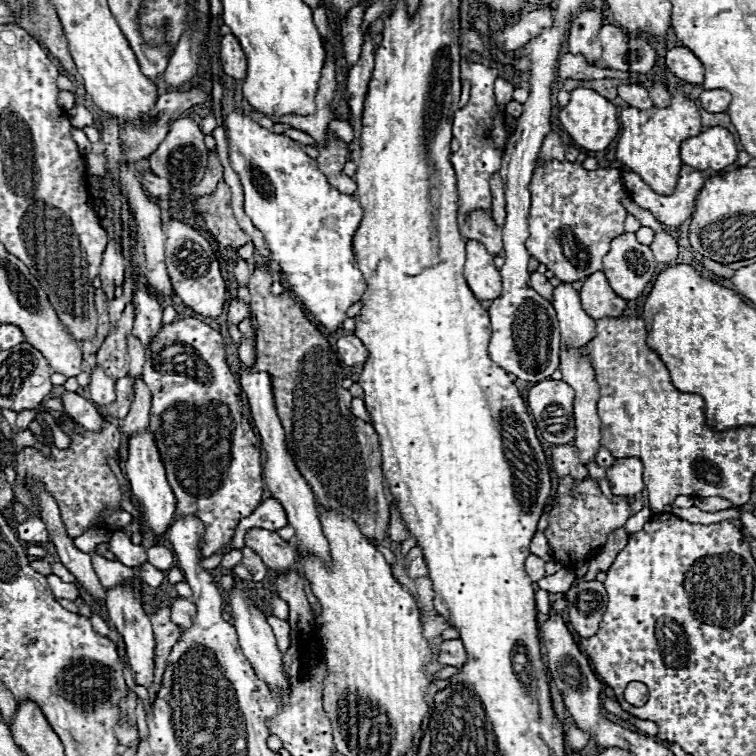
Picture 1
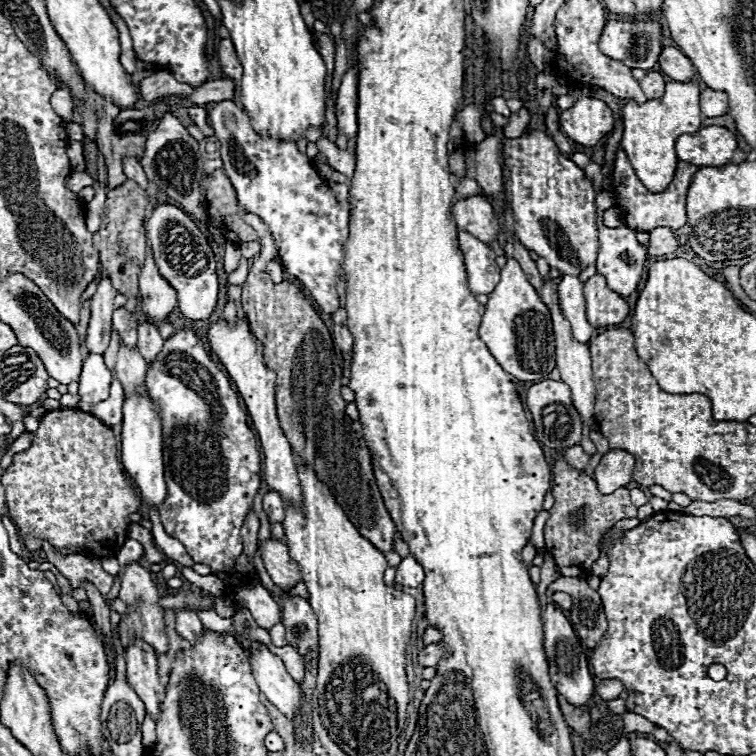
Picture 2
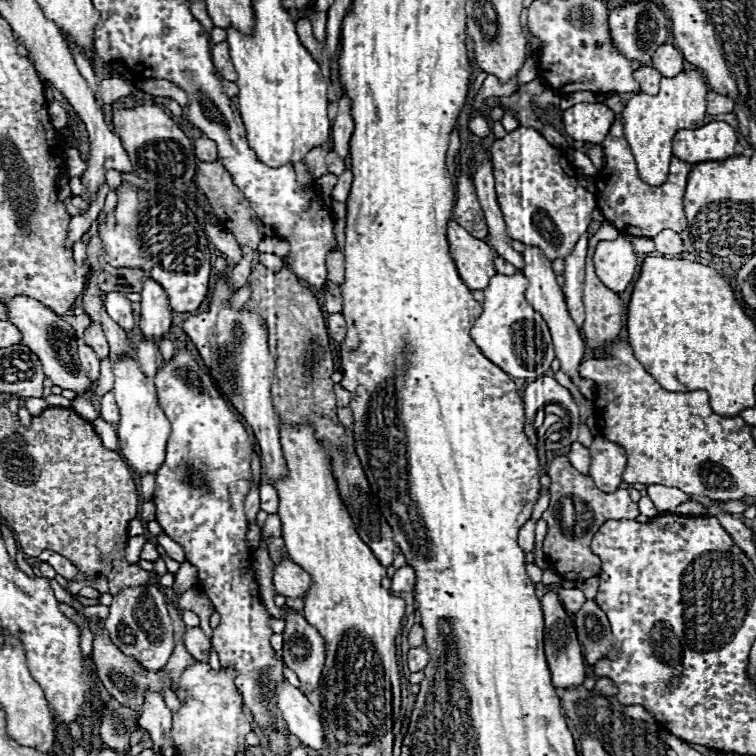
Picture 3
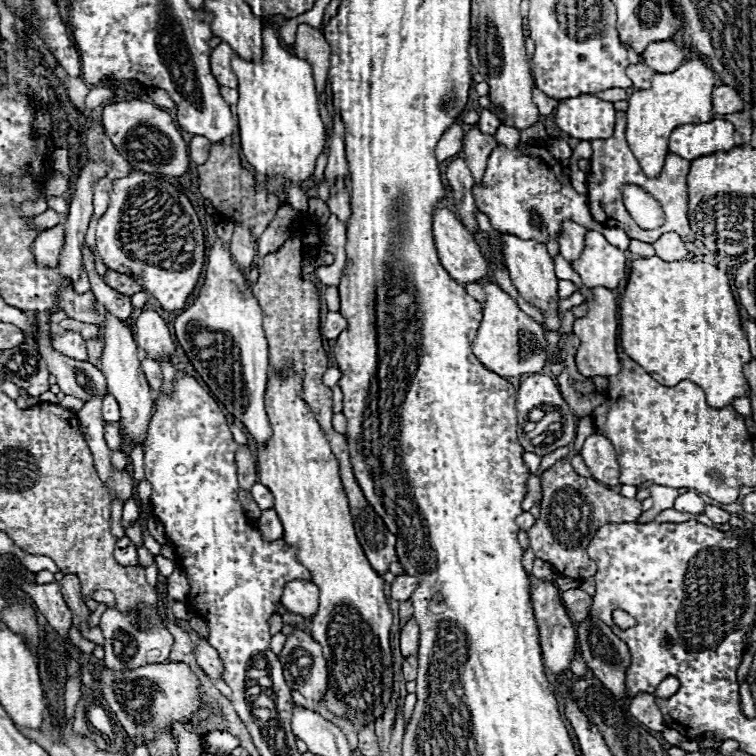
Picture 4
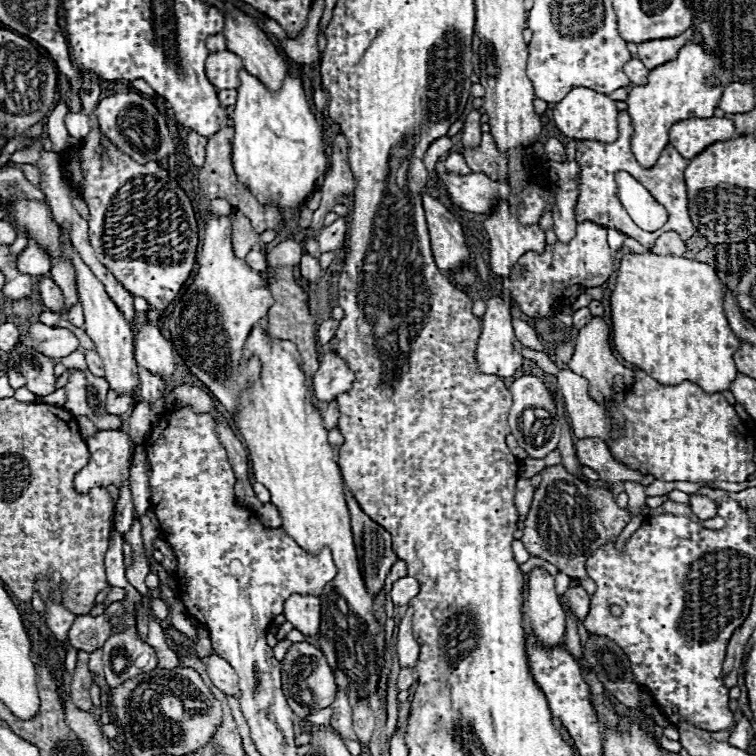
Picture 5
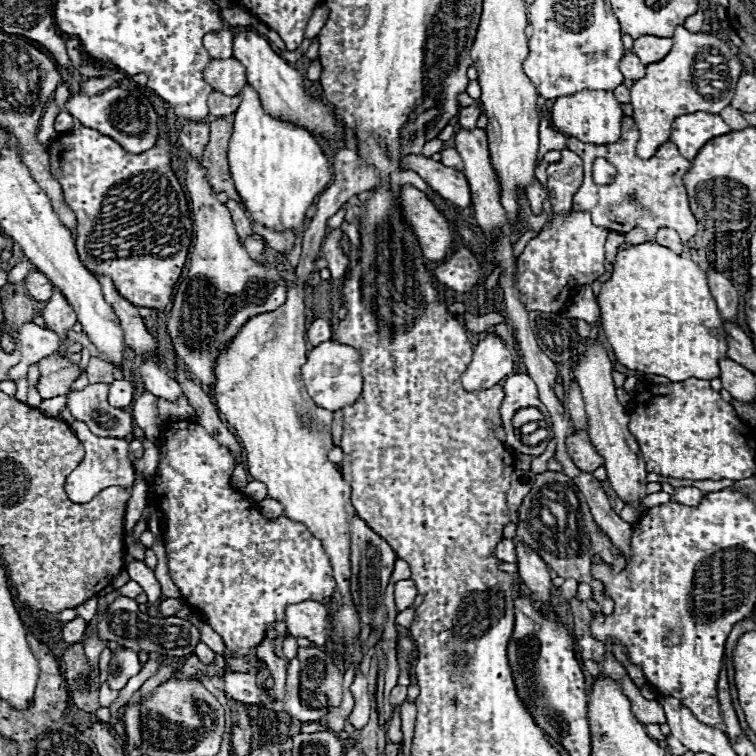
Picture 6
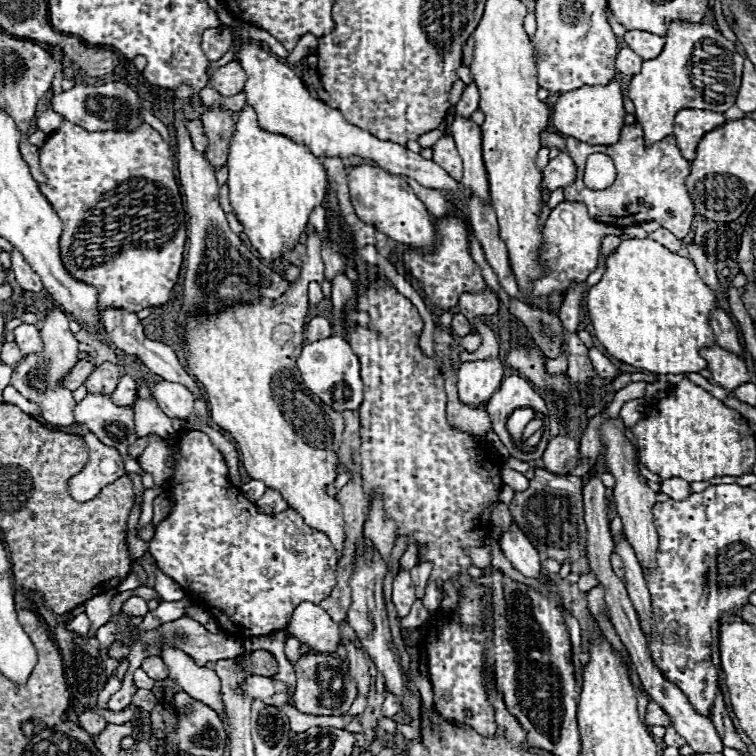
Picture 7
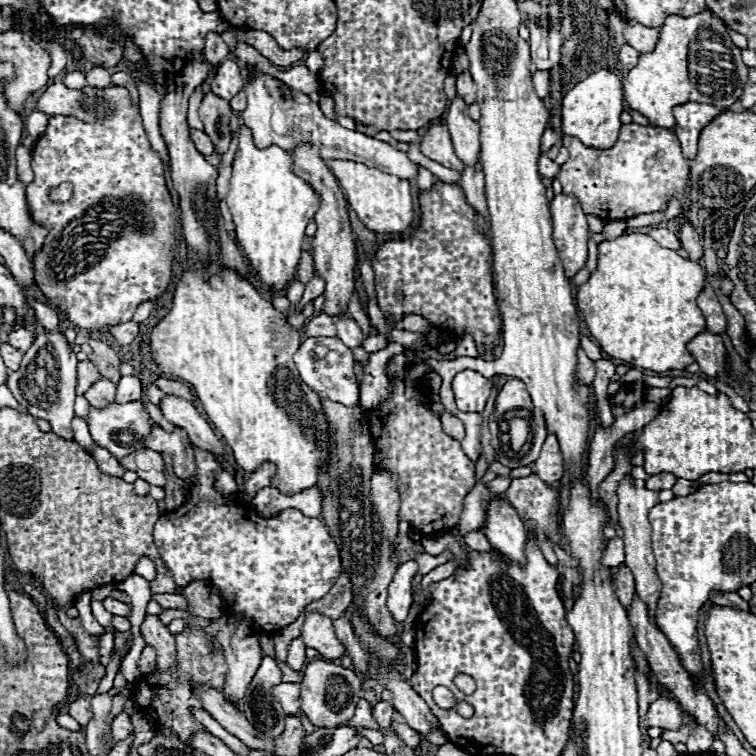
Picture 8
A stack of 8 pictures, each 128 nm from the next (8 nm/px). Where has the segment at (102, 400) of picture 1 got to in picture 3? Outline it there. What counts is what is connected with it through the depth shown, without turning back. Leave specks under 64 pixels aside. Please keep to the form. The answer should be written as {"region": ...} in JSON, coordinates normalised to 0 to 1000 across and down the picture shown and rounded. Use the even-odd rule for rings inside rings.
{"region":[[[103,450],[103,474],[106,474],[108,487],[119,495],[119,500],[130,503],[130,497],[132,497],[132,476],[124,468],[124,463],[119,458],[114,458],[108,450]],[[111,526],[101,529],[101,532],[95,534],[95,542],[103,545],[111,556],[127,556],[127,553],[130,553],[130,545],[124,542],[124,537],[122,537],[116,529],[111,529]]]}

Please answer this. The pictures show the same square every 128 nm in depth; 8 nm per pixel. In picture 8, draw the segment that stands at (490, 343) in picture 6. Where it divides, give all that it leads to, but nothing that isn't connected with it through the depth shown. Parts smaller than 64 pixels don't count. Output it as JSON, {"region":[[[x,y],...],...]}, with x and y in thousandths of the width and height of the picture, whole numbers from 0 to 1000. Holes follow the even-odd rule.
{"region":[[[611,489],[598,503],[603,537],[611,545],[638,545],[648,524],[643,500],[627,489]]]}

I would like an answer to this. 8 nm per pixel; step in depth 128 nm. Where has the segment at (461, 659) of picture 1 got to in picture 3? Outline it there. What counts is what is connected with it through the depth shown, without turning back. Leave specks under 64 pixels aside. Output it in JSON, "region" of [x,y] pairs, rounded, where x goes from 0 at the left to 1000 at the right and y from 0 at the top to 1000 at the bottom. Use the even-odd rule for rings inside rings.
{"region":[[[556,854],[556,857],[542,857],[542,862],[540,862],[540,884],[542,884],[542,889],[558,886],[558,884],[563,881],[566,870],[569,870],[569,868],[566,868],[566,862],[563,862],[561,854]]]}

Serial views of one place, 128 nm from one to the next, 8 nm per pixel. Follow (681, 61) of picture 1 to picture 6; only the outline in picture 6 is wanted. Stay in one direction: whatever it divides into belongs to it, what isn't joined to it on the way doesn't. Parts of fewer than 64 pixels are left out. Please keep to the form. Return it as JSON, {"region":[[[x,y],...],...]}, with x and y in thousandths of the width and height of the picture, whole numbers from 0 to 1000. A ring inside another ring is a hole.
{"region":[[[923,13],[921,19],[910,22],[903,34],[913,42],[926,42],[931,30],[931,17]],[[847,48],[839,53],[836,69],[841,69],[841,74],[852,82],[852,85],[862,85],[868,79],[876,79],[889,63],[889,53],[886,50],[870,50],[870,48]]]}

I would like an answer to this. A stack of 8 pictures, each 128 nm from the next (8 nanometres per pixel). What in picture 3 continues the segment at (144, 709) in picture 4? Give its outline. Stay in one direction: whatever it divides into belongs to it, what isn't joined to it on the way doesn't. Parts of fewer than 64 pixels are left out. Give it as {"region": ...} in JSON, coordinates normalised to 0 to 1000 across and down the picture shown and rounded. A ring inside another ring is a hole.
{"region":[[[130,820],[130,839],[124,841],[124,862],[122,862],[122,873],[127,878],[127,889],[130,889],[130,897],[135,899],[138,910],[146,915],[146,921],[151,926],[156,926],[159,931],[164,931],[167,937],[175,937],[180,939],[183,944],[188,944],[188,934],[190,934],[190,915],[193,913],[201,913],[201,915],[212,915],[217,918],[220,910],[228,910],[228,899],[222,894],[220,886],[212,886],[212,889],[196,889],[185,876],[180,876],[177,870],[161,865],[140,841],[138,831],[135,831],[135,820]]]}

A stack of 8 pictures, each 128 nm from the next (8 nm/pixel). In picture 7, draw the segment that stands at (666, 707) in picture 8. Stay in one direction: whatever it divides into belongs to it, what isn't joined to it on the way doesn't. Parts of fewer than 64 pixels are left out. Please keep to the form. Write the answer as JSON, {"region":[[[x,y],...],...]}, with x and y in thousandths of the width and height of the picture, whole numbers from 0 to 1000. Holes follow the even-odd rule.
{"region":[[[860,929],[857,937],[860,937],[857,947],[865,947],[865,950],[854,950],[854,958],[857,958],[857,960],[886,960],[886,958],[889,958],[886,947],[884,947],[868,929]],[[862,937],[865,937],[865,942],[862,942]]]}

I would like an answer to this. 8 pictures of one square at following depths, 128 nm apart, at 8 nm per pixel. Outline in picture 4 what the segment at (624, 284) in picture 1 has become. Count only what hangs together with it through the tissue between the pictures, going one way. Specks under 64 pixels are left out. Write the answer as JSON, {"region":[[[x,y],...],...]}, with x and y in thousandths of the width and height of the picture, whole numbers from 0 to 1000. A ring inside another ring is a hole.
{"region":[[[778,304],[772,315],[772,331],[767,333],[767,341],[757,347],[757,354],[767,362],[772,378],[799,378],[810,384],[817,378],[828,357],[828,339],[794,307]]]}

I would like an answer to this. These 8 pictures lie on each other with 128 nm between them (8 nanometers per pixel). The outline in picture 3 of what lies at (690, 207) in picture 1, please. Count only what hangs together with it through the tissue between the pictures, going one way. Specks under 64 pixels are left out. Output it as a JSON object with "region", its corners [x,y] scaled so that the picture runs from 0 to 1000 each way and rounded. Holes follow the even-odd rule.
{"region":[[[815,151],[810,169],[802,185],[796,188],[796,198],[799,198],[799,220],[788,230],[788,267],[796,286],[812,302],[817,302],[820,310],[865,315],[870,307],[881,302],[892,307],[902,307],[910,302],[907,286],[905,286],[905,251],[907,251],[910,230],[918,222],[915,217],[889,209],[886,230],[876,246],[860,246],[849,241],[841,225],[839,206],[831,196],[831,188],[825,185],[825,164],[820,151]]]}

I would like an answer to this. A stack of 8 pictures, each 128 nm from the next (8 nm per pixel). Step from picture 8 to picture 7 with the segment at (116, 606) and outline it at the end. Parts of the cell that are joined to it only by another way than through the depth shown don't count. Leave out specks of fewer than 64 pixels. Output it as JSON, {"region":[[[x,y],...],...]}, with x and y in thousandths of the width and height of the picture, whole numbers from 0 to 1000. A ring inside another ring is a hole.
{"region":[[[175,788],[175,791],[169,791],[169,794],[164,796],[164,802],[161,802],[161,810],[169,812],[169,815],[190,815],[190,812],[196,810],[196,804],[193,804],[193,794],[185,791],[185,788]]]}

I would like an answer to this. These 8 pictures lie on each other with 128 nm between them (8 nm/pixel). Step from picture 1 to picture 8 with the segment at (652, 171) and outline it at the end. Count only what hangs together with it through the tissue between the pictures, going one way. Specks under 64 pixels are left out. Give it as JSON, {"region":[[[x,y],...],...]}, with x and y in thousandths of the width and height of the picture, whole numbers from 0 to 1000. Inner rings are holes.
{"region":[[[931,11],[931,16],[913,24],[886,19],[873,37],[868,63],[847,71],[844,87],[831,95],[823,111],[825,132],[836,146],[852,151],[865,167],[886,172],[893,167],[892,140],[931,135],[963,143],[981,127],[987,106],[989,87],[981,82],[979,63],[968,56],[963,34],[939,11]]]}

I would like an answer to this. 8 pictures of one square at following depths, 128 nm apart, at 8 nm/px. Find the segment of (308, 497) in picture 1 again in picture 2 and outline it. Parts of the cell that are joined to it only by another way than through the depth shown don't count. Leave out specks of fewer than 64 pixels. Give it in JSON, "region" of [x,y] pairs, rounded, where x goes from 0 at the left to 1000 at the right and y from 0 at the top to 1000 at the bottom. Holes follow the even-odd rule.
{"region":[[[288,421],[286,426],[278,426],[272,434],[272,450],[278,455],[280,468],[288,471],[288,476],[296,481],[304,503],[312,508],[312,516],[317,526],[325,534],[325,542],[339,563],[339,571],[344,577],[347,598],[349,598],[349,619],[347,619],[347,635],[365,648],[373,659],[378,659],[386,667],[394,667],[399,661],[397,635],[389,619],[389,603],[386,593],[368,561],[365,553],[365,534],[362,534],[362,503],[365,495],[347,479],[347,455],[336,447],[331,439],[331,431],[325,423],[312,421],[310,426],[302,426],[296,421]]]}

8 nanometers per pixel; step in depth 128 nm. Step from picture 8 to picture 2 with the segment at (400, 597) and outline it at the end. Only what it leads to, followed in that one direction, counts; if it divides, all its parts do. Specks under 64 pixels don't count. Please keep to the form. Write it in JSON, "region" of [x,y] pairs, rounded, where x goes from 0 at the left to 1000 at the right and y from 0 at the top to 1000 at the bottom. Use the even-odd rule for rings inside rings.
{"region":[[[548,735],[534,738],[529,743],[529,749],[524,751],[521,772],[540,775],[540,778],[553,778],[558,770],[561,770],[561,754],[558,754],[558,749],[548,741]]]}

